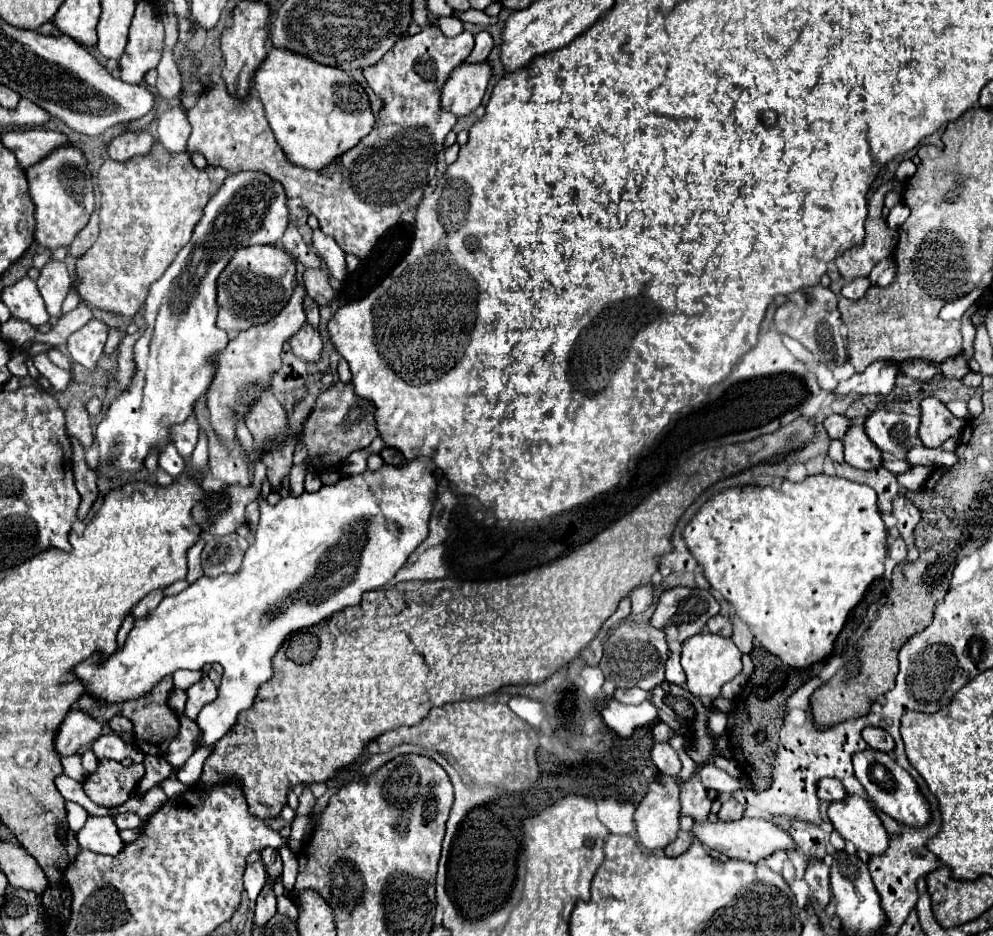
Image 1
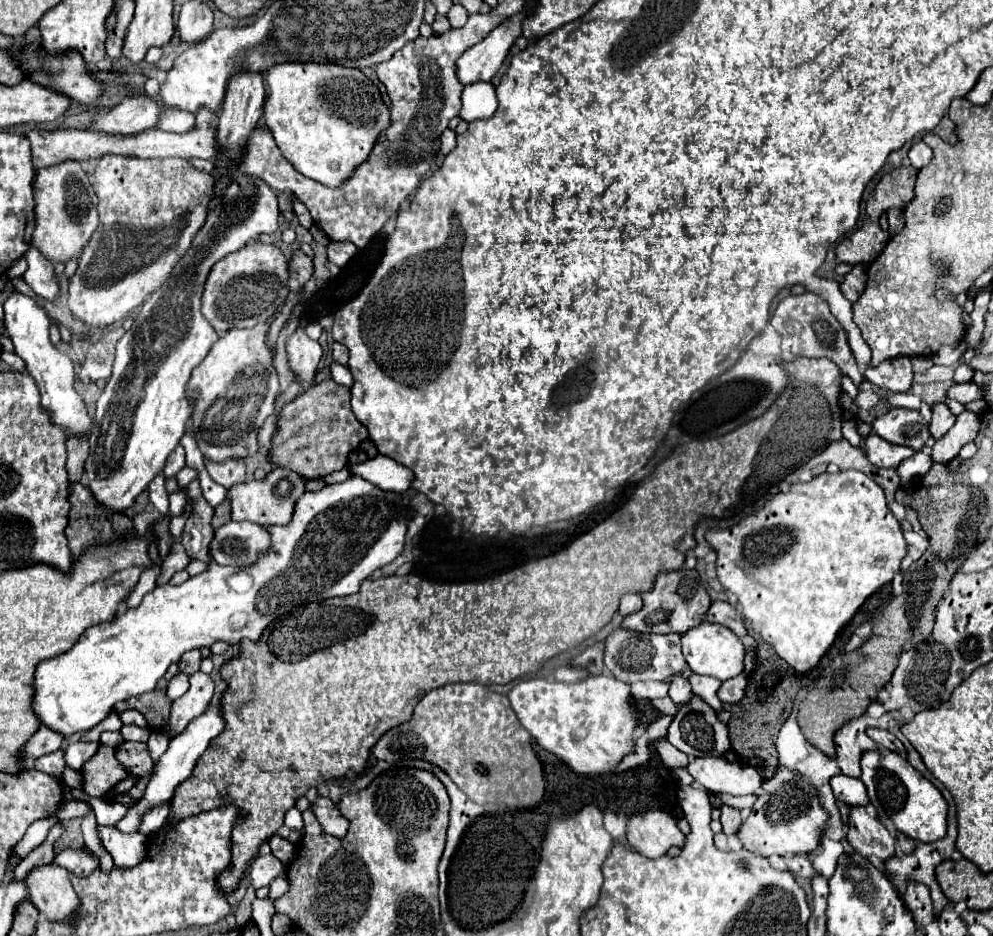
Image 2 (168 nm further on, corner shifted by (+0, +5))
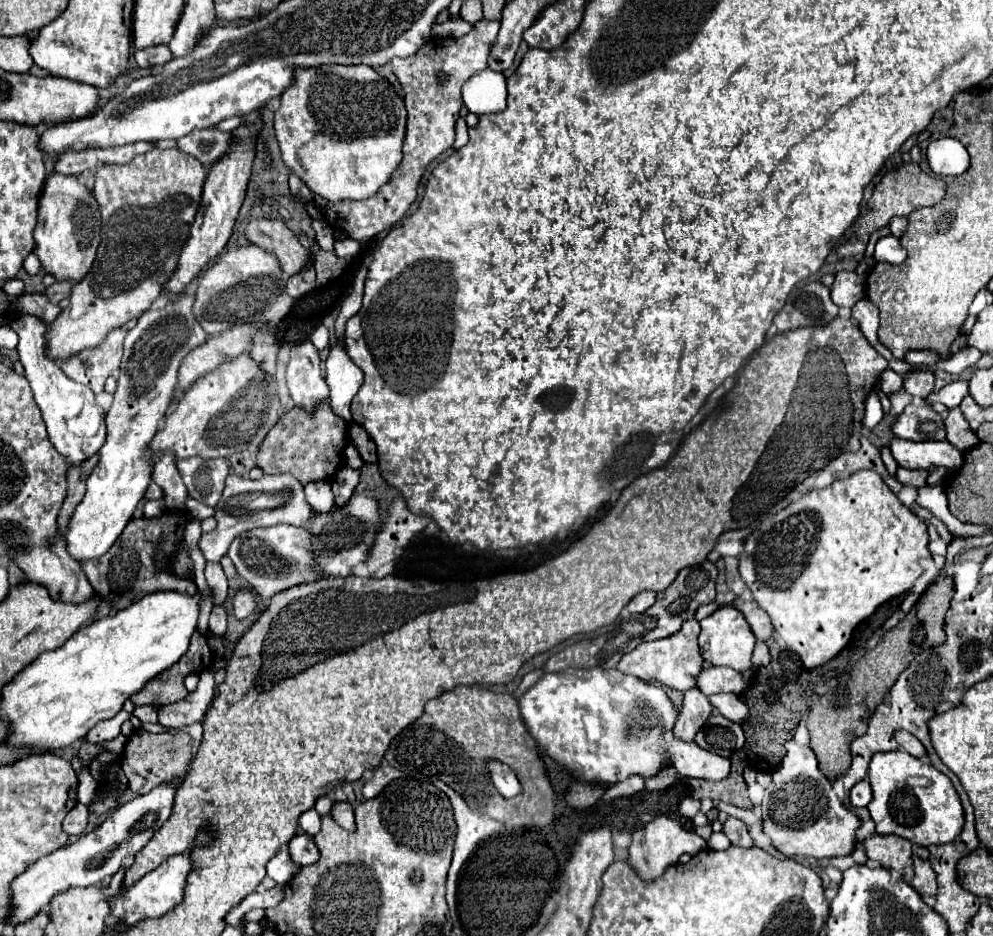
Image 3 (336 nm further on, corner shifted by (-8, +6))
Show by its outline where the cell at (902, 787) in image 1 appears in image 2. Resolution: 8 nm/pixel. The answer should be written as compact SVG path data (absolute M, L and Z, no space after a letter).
M883 747L865 751L861 759L861 781L867 787L869 801L877 809L877 815L891 819L899 833L921 843L933 843L945 837L947 801L943 799L941 791L929 779L925 779L907 759Z

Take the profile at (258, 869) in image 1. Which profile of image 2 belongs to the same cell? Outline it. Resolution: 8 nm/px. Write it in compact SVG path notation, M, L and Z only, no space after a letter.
M269 853L269 855L259 855L251 867L249 867L249 875L251 875L251 885L255 889L263 887L263 885L269 885L277 875L281 875L285 871L283 863L279 863L279 859Z

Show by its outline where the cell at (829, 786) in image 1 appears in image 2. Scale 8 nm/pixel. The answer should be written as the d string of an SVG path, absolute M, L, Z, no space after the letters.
M837 775L831 779L831 787L833 793L839 801L847 803L847 805L867 805L869 797L867 797L867 789L863 785L861 779L853 779L853 777L845 777L845 775Z

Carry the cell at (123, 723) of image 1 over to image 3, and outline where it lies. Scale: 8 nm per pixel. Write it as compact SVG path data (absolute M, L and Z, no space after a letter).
M137 706L133 712L141 722L157 722L157 708L155 706Z

